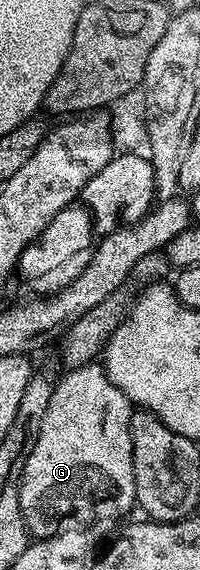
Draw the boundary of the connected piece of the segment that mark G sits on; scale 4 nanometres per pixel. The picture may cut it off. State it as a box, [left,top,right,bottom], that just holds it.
[18,361,136,540]

